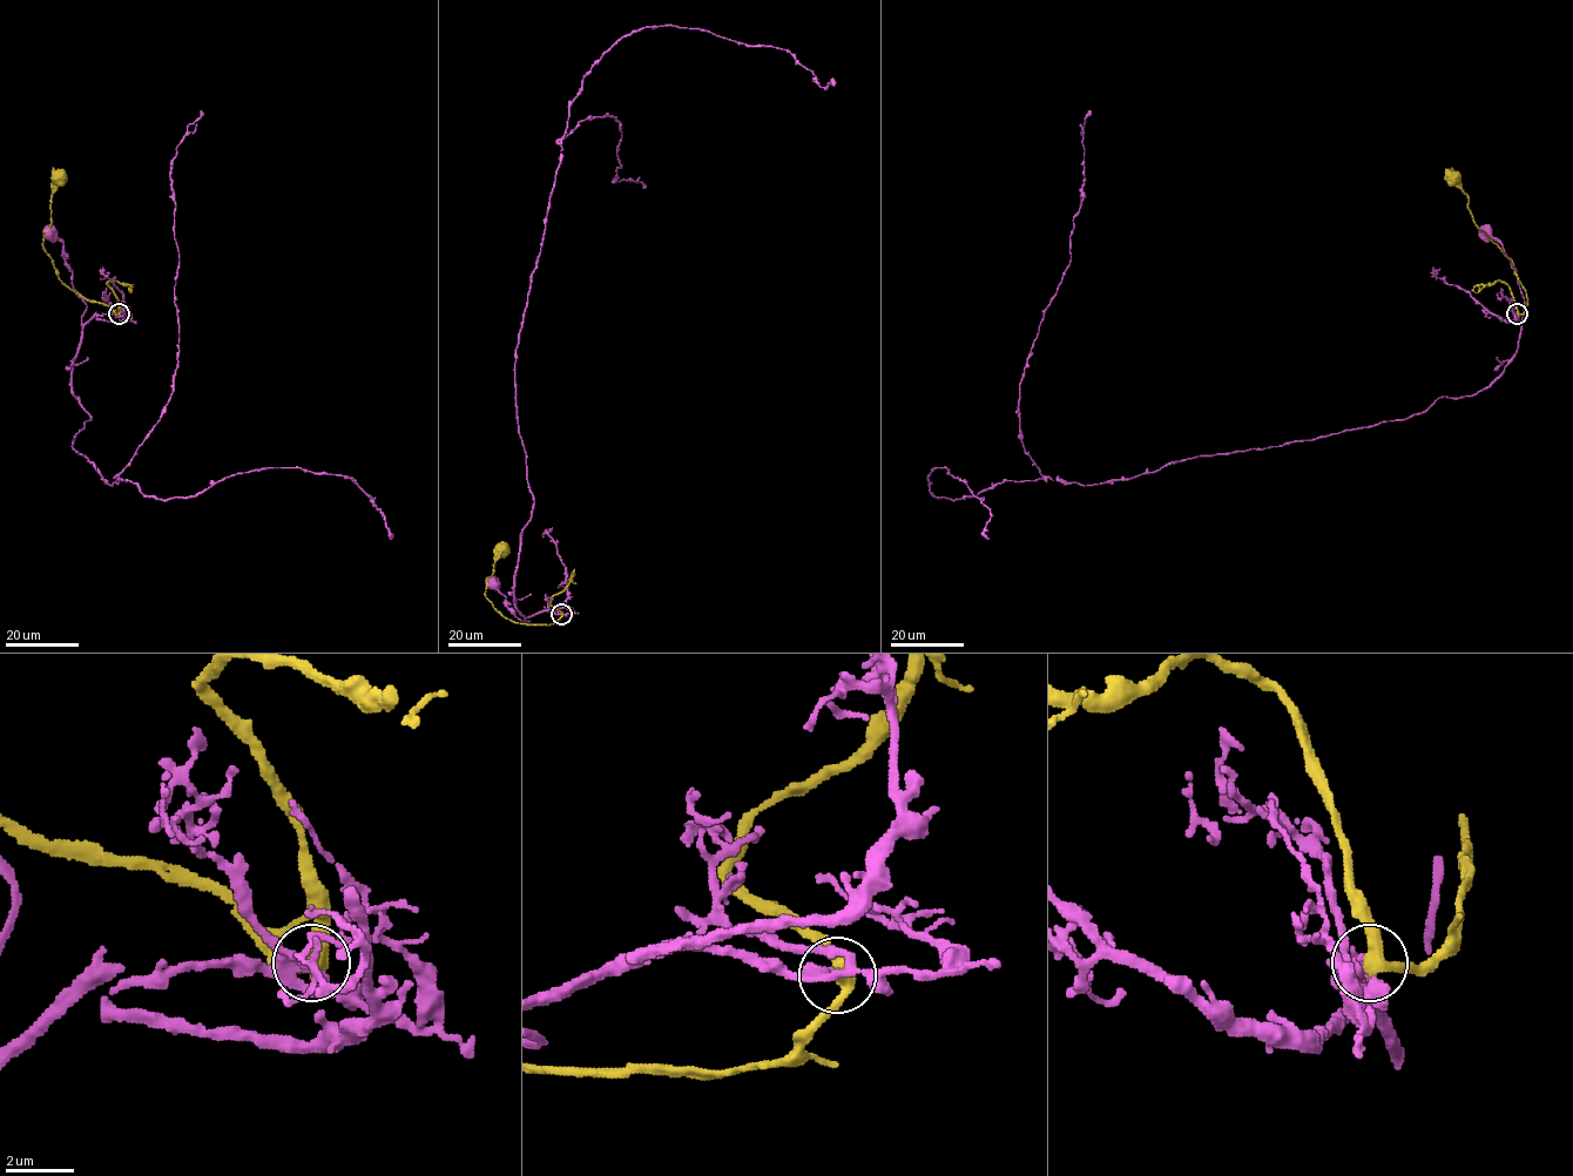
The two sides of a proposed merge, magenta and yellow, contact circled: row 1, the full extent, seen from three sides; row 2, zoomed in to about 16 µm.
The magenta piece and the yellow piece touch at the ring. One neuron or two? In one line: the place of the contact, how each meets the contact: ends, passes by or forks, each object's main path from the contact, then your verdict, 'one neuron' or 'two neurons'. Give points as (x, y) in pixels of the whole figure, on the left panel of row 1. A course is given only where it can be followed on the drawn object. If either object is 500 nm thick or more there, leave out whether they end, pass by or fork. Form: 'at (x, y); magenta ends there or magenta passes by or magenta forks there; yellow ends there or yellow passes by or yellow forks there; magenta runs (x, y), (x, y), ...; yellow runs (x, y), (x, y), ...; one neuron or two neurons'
at (119, 313); magenta passes by; yellow passes by; magenta runs (117, 313), (100, 315), (82, 323), (87, 303), (74, 288), (63, 244), (49, 231); yellow runs (119, 313), (68, 288), (44, 248), (44, 232), (51, 222), (53, 180), (58, 177); two neurons

